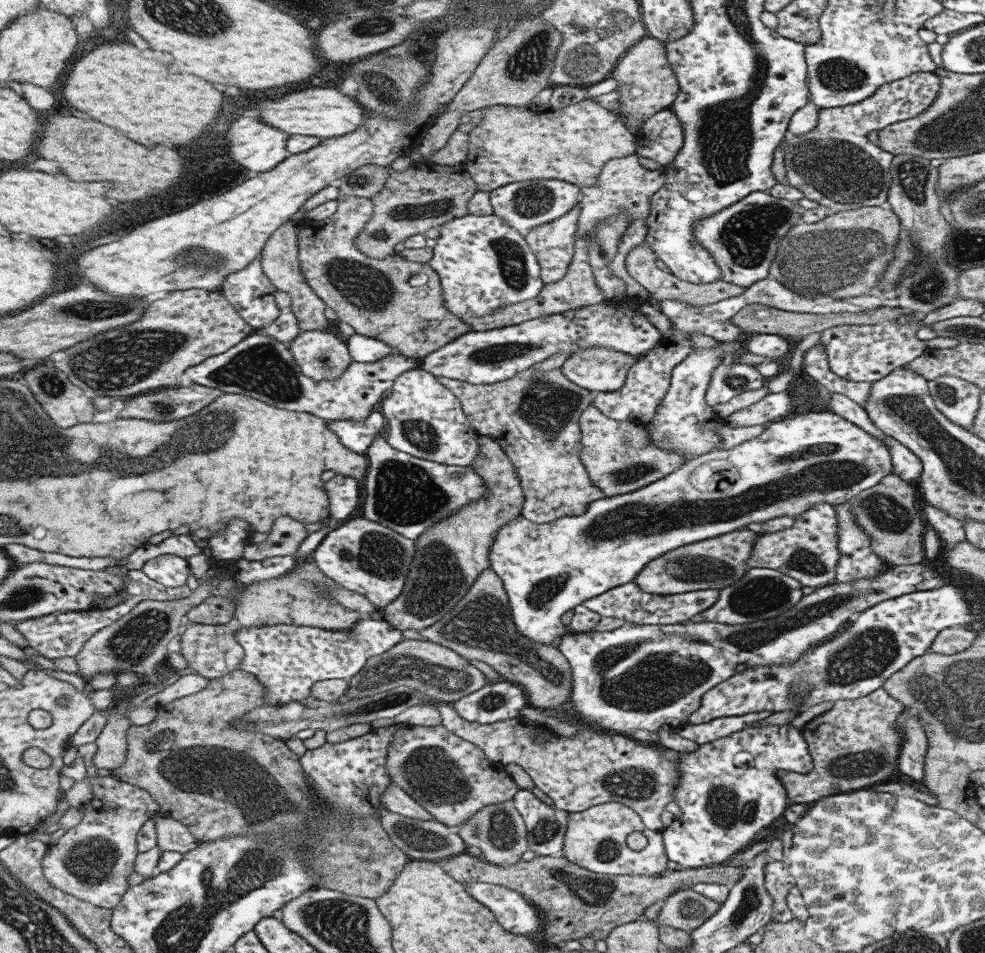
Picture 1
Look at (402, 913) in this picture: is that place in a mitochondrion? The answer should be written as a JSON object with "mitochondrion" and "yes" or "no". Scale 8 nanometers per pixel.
{"mitochondrion":"no"}

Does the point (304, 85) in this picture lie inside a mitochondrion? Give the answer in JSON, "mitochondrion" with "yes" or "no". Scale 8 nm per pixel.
{"mitochondrion":"no"}

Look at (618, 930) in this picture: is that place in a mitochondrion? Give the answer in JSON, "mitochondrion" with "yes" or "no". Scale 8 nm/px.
{"mitochondrion":"no"}

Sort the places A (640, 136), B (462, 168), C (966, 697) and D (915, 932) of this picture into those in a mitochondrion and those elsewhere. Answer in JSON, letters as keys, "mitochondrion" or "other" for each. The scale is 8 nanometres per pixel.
{"A":"other","B":"other","C":"mitochondrion","D":"other"}

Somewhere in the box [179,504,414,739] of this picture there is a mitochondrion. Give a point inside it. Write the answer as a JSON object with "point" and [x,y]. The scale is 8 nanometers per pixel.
{"point":[377,553]}

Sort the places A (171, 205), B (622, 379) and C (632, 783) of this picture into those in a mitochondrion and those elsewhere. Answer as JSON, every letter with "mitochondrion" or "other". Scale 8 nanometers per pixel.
{"A":"other","B":"other","C":"mitochondrion"}

